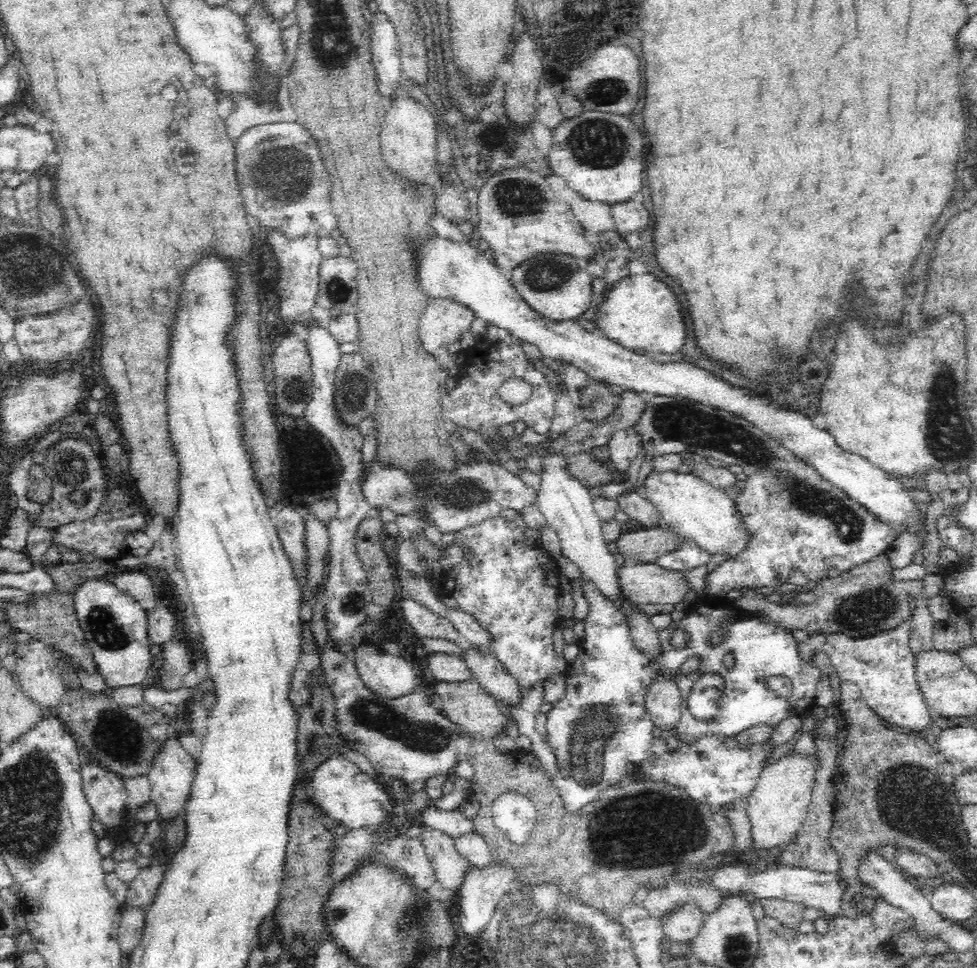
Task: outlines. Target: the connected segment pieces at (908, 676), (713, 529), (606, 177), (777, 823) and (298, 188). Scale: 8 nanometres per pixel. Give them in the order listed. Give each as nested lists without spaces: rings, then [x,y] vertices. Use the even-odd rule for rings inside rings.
[[[910,622],[898,628],[879,633],[869,638],[850,638],[844,634],[836,638],[818,638],[812,636],[798,642],[798,661],[807,666],[814,664],[814,658],[820,652],[830,656],[835,668],[835,680],[851,682],[858,686],[862,697],[876,713],[884,715],[890,723],[910,730],[922,730],[931,720],[927,704],[915,679],[916,659],[909,646]]]
[[[653,467],[646,474],[640,490],[656,507],[662,524],[680,531],[689,543],[700,545],[710,554],[726,552],[731,558],[745,545],[747,532],[740,515],[736,512],[734,501],[724,494],[723,489],[706,479],[692,472]]]
[[[585,110],[574,118],[564,120],[553,130],[552,144],[546,156],[548,156],[548,167],[552,173],[565,180],[568,188],[578,191],[586,200],[612,205],[615,230],[620,234],[630,234],[630,232],[648,230],[652,222],[646,204],[632,200],[634,196],[640,194],[644,186],[644,178],[642,178],[644,168],[646,168],[644,148],[646,148],[644,131],[640,130],[638,124],[632,122],[629,115]]]
[[[792,752],[782,754],[776,762],[762,770],[754,794],[748,798],[747,814],[752,824],[752,844],[763,854],[774,855],[801,828],[807,815],[816,774],[820,766],[820,752]]]
[[[294,121],[254,126],[242,134],[235,152],[237,180],[247,212],[252,212],[262,219],[265,225],[290,240],[308,234],[328,237],[330,232],[337,228],[338,218],[331,207],[331,193],[335,182],[330,180],[329,168],[323,155],[323,144],[304,125]]]

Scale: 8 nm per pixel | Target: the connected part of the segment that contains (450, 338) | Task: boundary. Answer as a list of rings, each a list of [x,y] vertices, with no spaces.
[[[430,298],[426,306],[423,308],[420,324],[420,339],[424,343],[424,348],[428,349],[440,363],[442,368],[449,372],[449,376],[454,379],[462,377],[462,372],[459,371],[453,363],[453,357],[448,353],[447,346],[453,342],[458,342],[462,334],[472,330],[472,322],[478,318],[478,313],[466,303],[457,300],[456,298]]]

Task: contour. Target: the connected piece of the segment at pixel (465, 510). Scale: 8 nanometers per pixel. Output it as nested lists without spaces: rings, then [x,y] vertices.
[[[470,446],[468,448],[468,460],[455,460],[453,467],[451,469],[444,469],[444,467],[438,467],[438,463],[436,461],[432,461],[432,459],[422,458],[418,459],[415,462],[415,465],[410,469],[404,469],[400,465],[396,465],[396,463],[384,463],[384,461],[380,461],[377,458],[379,454],[374,457],[372,462],[368,462],[365,464],[364,469],[364,480],[361,482],[363,495],[366,497],[368,504],[371,507],[375,508],[386,508],[386,510],[390,510],[390,512],[394,512],[397,516],[412,516],[412,518],[416,518],[416,520],[424,520],[424,522],[428,522],[428,526],[432,526],[432,528],[436,528],[437,532],[442,532],[442,534],[450,534],[450,532],[456,532],[457,530],[462,530],[465,526],[472,526],[474,523],[482,522],[487,518],[494,518],[498,516],[502,510],[513,510],[514,512],[524,512],[528,506],[534,506],[538,502],[538,490],[534,488],[534,486],[530,486],[528,482],[524,482],[522,478],[518,474],[514,474],[512,472],[512,468],[508,468],[504,462],[500,462],[500,460],[490,460],[490,456],[482,450],[482,448],[474,448],[474,446]]]

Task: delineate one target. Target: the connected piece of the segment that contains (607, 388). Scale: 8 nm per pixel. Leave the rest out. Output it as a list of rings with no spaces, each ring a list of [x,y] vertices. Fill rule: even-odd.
[[[587,376],[584,384],[576,390],[579,402],[577,410],[588,422],[604,422],[614,414],[614,410],[620,406],[624,391],[612,388],[604,379]]]

